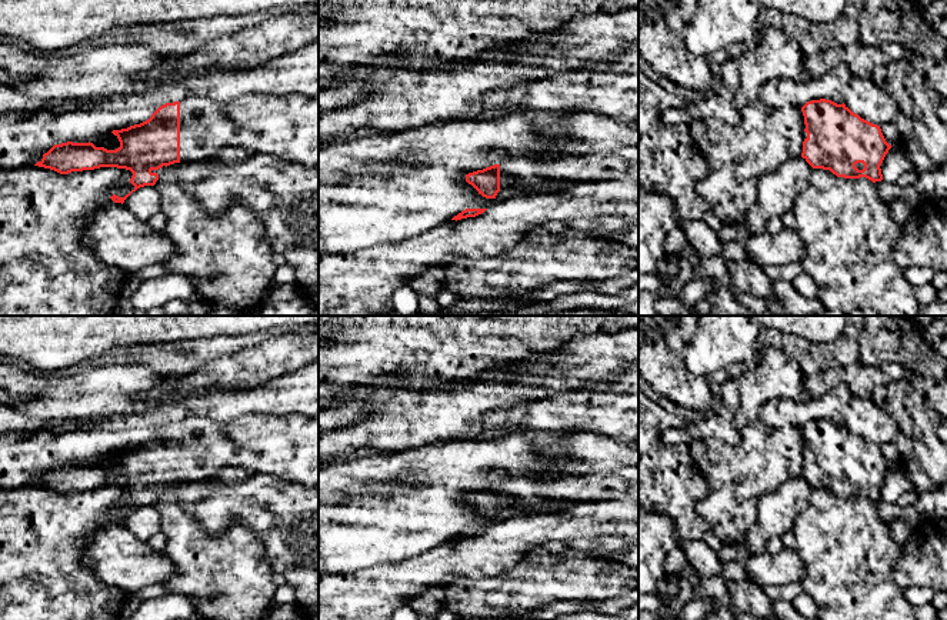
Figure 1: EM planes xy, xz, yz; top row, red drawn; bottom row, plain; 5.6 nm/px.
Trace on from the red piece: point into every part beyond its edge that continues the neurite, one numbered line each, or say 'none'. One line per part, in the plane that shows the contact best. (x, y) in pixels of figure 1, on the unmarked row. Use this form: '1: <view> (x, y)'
1: xy (287, 447)

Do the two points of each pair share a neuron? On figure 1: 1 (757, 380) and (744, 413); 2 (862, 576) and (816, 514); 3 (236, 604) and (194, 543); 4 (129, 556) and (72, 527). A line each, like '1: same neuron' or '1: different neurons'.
1: same neuron
2: same neuron
3: same neuron
4: different neurons

